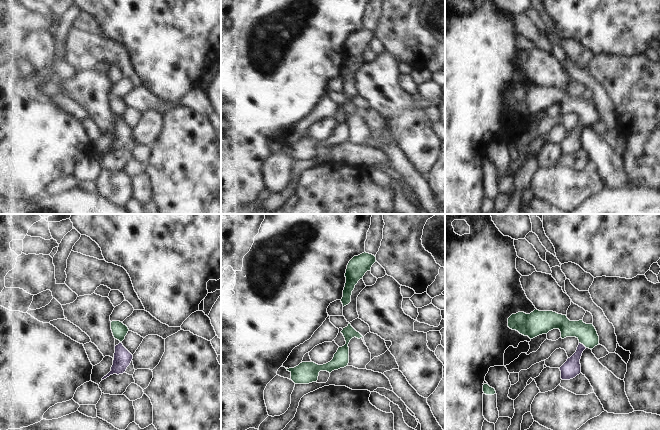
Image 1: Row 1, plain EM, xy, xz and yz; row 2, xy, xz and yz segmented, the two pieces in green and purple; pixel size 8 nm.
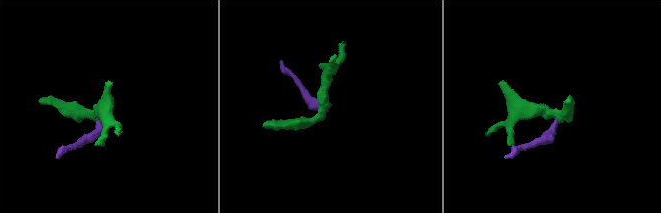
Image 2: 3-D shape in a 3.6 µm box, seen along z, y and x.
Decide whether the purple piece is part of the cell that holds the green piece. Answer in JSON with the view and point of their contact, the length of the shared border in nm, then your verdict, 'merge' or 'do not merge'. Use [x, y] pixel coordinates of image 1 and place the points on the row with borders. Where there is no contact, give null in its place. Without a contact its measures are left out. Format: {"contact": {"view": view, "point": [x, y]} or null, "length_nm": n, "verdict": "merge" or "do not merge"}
{"contact": {"view": "yz", "point": [583, 344]}, "length_nm": 80, "verdict": "merge"}

